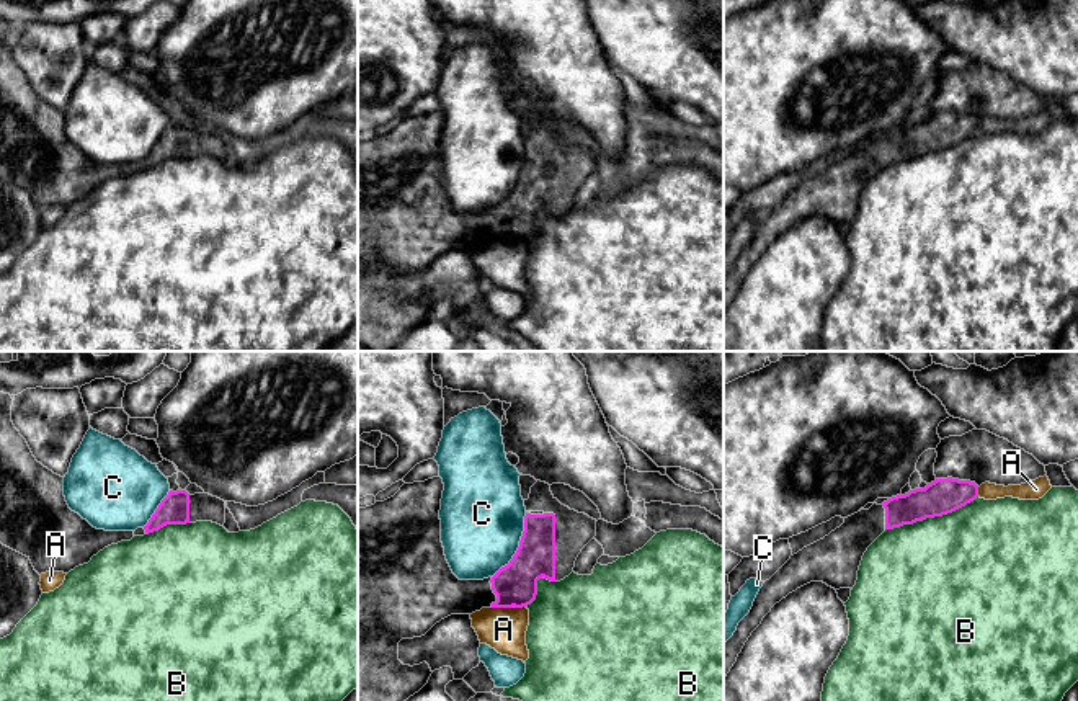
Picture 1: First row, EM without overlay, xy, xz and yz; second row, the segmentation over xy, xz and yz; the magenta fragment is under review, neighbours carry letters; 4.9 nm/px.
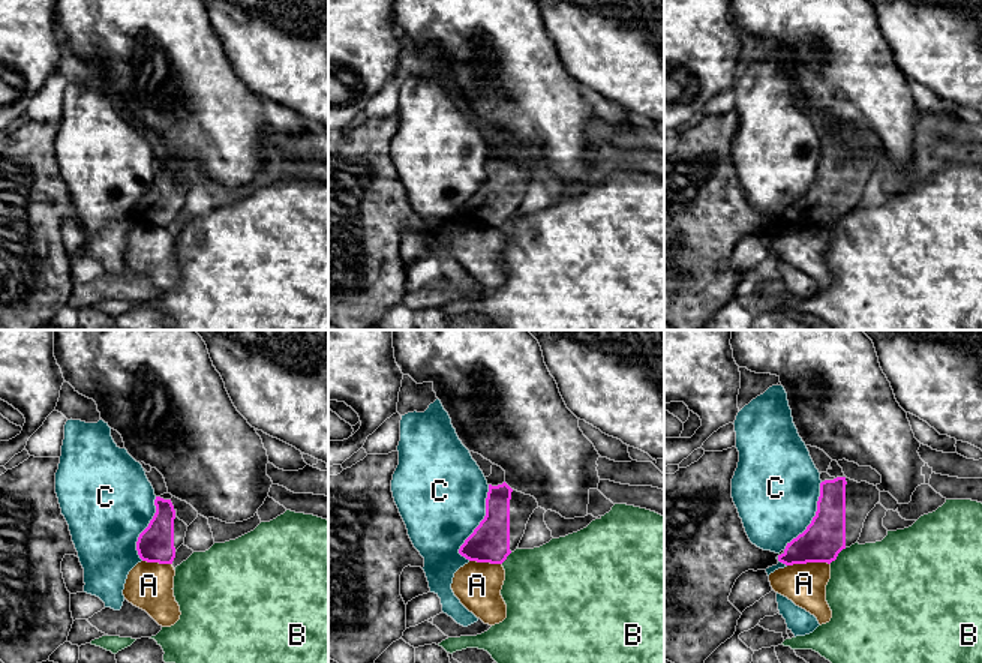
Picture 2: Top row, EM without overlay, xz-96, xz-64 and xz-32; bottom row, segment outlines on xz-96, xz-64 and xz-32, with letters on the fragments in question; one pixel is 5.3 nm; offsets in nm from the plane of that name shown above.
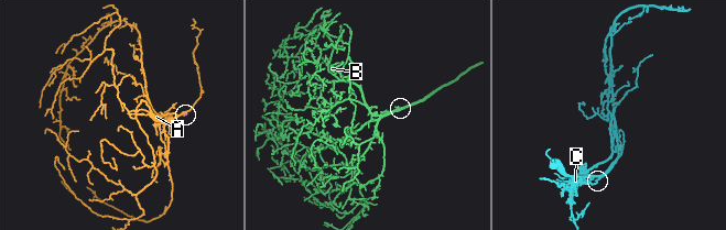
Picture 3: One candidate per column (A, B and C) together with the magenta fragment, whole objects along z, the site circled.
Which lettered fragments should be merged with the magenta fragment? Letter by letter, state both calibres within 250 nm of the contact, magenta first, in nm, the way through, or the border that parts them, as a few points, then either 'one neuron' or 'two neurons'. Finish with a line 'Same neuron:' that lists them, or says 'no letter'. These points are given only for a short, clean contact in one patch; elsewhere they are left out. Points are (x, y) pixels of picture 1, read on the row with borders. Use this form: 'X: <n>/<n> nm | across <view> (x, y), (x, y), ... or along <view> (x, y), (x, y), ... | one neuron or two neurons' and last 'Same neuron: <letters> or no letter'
A: 200/220 nm | along xz (525, 605), (490, 607) | two neurons
B: 180/500 nm | two neurons
C: 200/420 nm | two neurons
Same neuron: no letter

